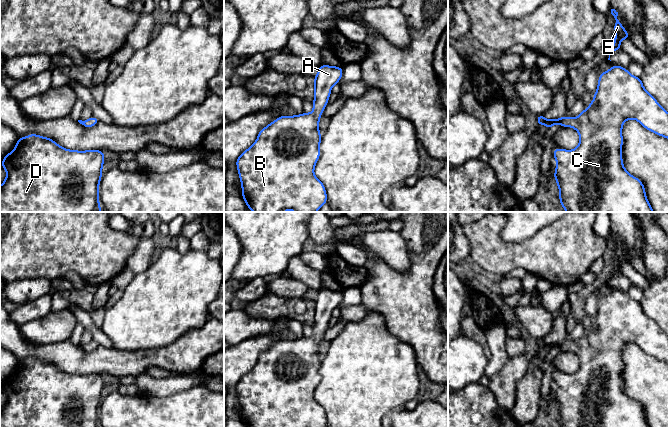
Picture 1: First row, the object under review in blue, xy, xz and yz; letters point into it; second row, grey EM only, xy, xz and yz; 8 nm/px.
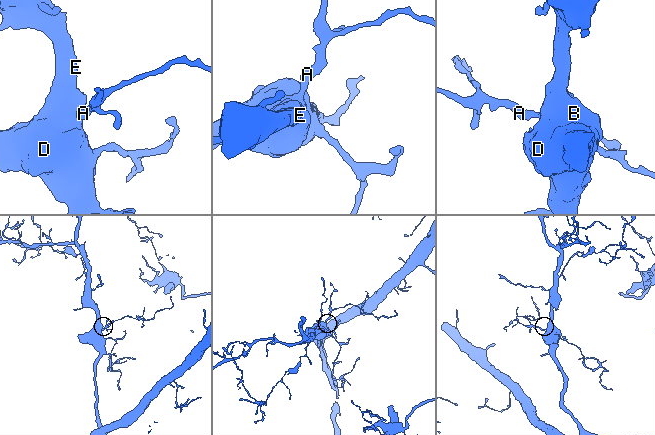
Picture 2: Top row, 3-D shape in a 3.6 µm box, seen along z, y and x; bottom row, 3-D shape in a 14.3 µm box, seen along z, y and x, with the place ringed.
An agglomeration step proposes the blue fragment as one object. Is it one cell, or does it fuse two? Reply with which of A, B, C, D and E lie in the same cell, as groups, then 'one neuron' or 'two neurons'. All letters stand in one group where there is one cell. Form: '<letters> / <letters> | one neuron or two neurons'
A B C D E | one neuron

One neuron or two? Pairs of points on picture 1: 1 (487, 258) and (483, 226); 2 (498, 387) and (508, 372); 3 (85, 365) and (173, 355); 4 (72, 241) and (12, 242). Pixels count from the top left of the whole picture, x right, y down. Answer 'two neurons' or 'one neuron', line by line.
1: one neuron
2: one neuron
3: one neuron
4: one neuron

